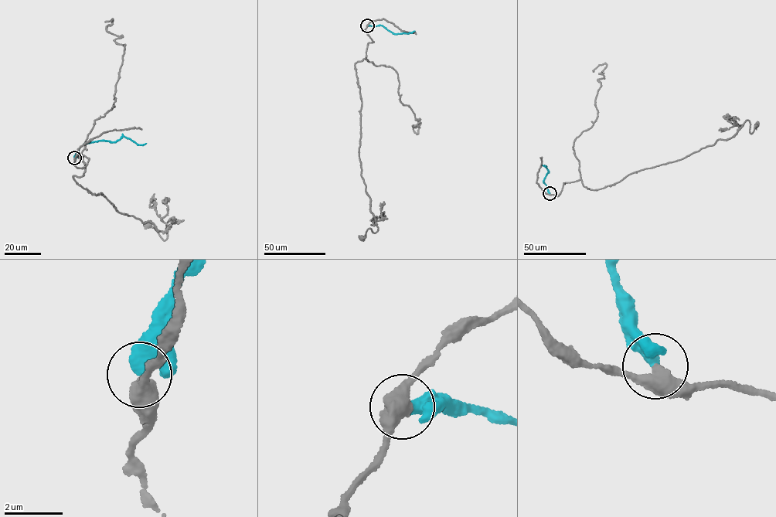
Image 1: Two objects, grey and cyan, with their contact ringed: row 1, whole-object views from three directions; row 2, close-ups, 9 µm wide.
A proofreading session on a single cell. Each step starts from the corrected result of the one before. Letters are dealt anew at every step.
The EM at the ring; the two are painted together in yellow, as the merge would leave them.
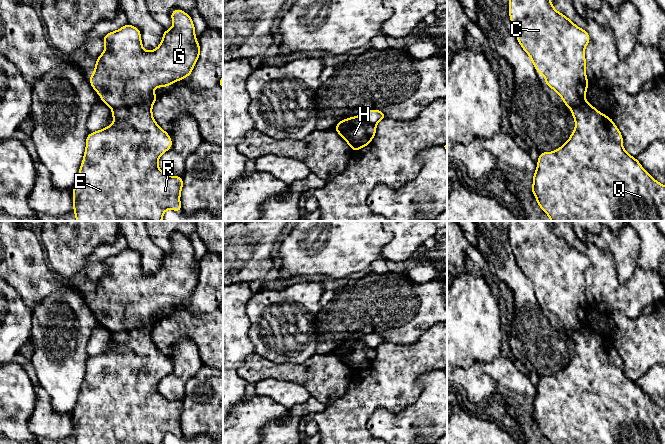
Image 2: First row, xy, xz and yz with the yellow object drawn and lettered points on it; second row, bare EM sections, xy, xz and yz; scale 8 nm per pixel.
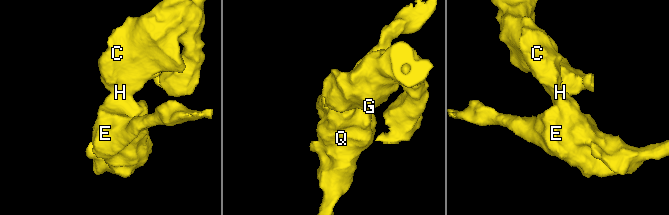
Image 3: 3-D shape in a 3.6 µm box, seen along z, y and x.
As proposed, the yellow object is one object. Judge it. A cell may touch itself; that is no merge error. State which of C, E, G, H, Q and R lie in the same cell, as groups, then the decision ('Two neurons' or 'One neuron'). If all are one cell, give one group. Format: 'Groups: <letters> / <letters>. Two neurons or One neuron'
Groups: C G / E H Q R. Two neurons

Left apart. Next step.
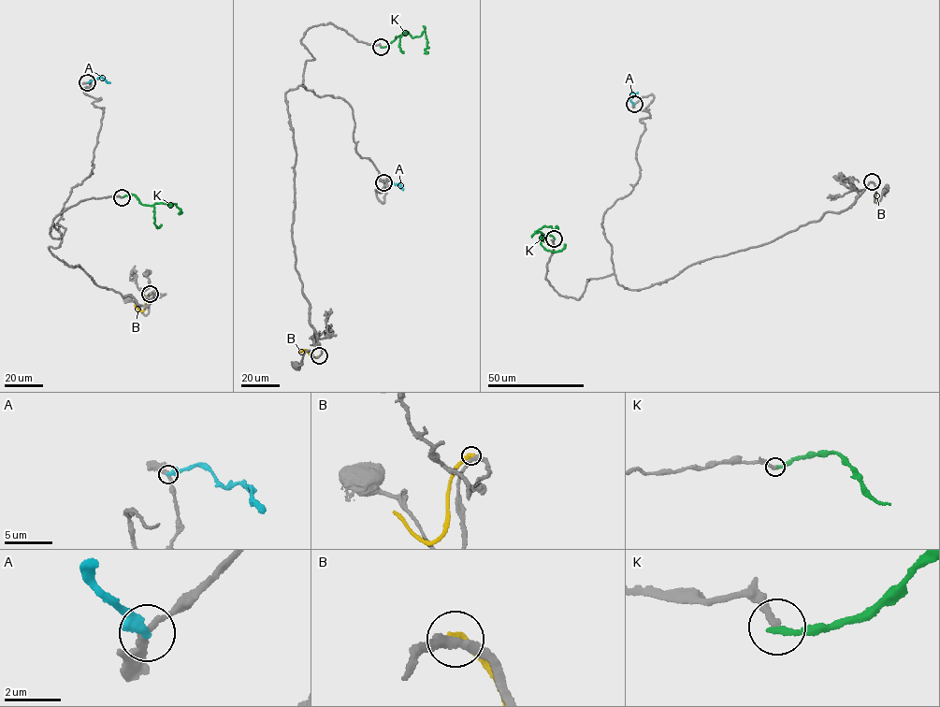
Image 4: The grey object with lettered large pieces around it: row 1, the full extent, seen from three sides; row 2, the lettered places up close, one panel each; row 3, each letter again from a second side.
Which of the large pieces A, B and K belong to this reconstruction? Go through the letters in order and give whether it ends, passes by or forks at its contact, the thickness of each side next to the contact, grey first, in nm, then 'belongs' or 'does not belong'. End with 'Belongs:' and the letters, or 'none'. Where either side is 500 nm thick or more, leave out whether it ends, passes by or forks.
A: it ends | 260/340 nm | does not belong
B: it ends | 280/340 nm | does not belong
K: it ends | 260/240 nm | does not belong
Belongs: none

